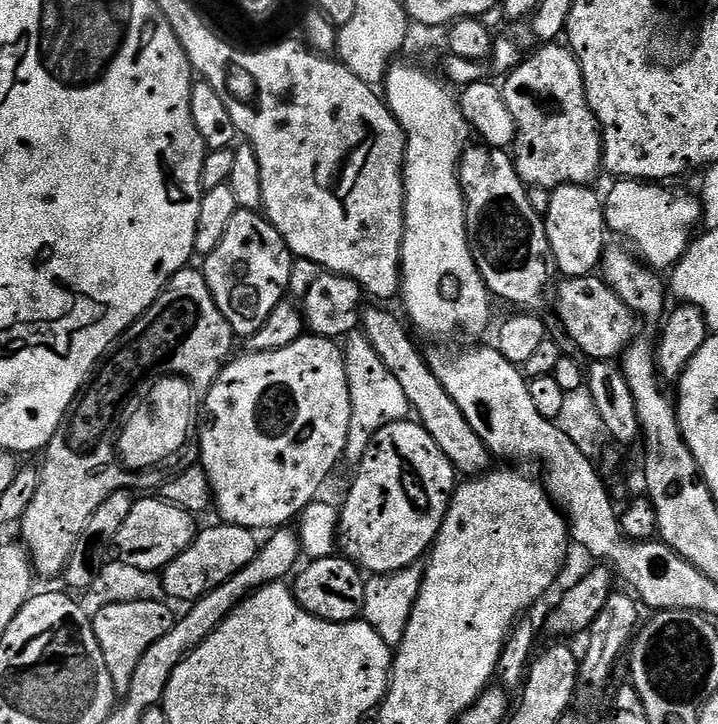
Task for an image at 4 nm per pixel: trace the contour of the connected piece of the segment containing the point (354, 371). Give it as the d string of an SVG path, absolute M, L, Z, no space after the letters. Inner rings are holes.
M357 328L344 338L342 351L351 400L350 430L347 431L344 458L350 462L349 465L354 466L360 462L378 430L390 422L407 419L412 411L402 386L395 381L394 374L386 369L386 364L374 352L361 329Z

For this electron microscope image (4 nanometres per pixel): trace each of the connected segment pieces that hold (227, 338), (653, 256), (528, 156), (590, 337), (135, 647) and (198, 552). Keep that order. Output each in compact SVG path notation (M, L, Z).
M186 266L172 275L160 297L105 350L88 377L86 386L80 389L68 408L67 416L50 438L48 447L43 449L44 465L39 465L38 468L38 490L34 490L34 498L20 517L19 539L27 551L28 559L32 561L37 577L59 577L65 571L79 536L86 529L87 520L98 510L98 506L117 489L131 489L136 481L132 471L125 470L118 463L117 449L114 447L118 429L124 424L137 399L138 392L135 392L135 388L139 384L147 385L157 377L176 376L187 380L193 389L207 390L212 387L216 375L233 355L232 340L234 341L233 330L218 310L203 271L196 269L195 272L192 266Z
M620 178L613 184L616 185L609 190L608 196L603 197L605 225L611 231L613 228L618 235L625 236L635 255L647 267L671 270L684 257L694 233L701 227L701 201L697 197L695 200L688 192L675 192L672 186L661 186L656 182Z
M560 42L545 43L536 49L538 50L532 57L522 59L507 74L503 81L505 84L502 84L504 101L506 106L510 106L510 114L514 114L516 123L514 159L518 174L525 185L549 190L560 188L564 184L591 185L596 171L601 171L604 146L596 116L588 109L580 63L576 61L571 48Z
M596 274L590 276L575 276L563 279L556 292L556 312L558 321L578 346L581 355L586 354L587 359L611 361L619 357L625 348L635 339L636 318L629 308L612 290L605 281Z
M120 598L117 604L108 604L100 608L91 617L94 638L98 638L98 646L102 646L102 658L106 658L106 670L110 670L112 686L117 693L128 691L130 678L134 678L134 666L142 659L142 654L170 630L174 615L158 598Z
M217 523L217 528L197 531L192 545L178 554L162 569L163 595L176 600L191 602L202 598L210 590L222 586L226 578L238 574L256 557L257 533L250 528L240 528L236 524Z

